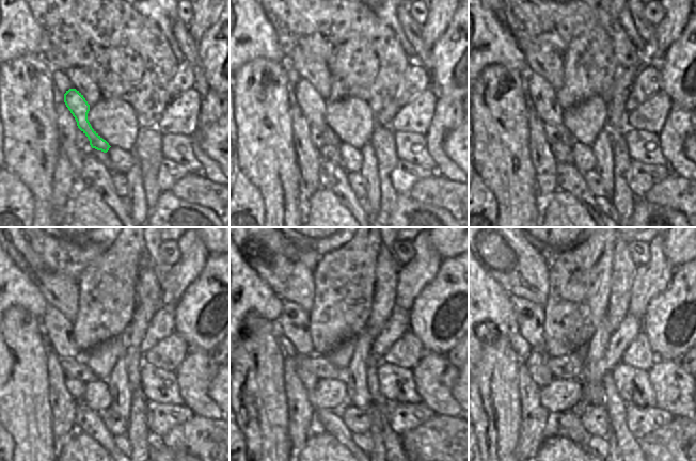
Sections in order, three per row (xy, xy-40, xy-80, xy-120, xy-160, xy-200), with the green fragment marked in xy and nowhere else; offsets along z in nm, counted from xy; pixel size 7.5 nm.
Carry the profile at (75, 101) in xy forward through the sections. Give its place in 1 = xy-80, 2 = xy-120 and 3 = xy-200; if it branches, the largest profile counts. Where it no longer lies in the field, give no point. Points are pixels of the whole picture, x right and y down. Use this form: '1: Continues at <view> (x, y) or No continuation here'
1: Continues at xy-80 (543, 96)
2: Continues at xy-120 (58, 328)
3: Continues at xy-200 (530, 316)

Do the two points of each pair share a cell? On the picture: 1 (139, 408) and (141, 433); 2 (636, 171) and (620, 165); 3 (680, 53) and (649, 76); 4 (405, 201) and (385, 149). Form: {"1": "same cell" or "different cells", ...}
{"1": "same cell", "2": "different cells", "3": "different cells", "4": "different cells"}

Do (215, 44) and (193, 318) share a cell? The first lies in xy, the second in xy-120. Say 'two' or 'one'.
one

